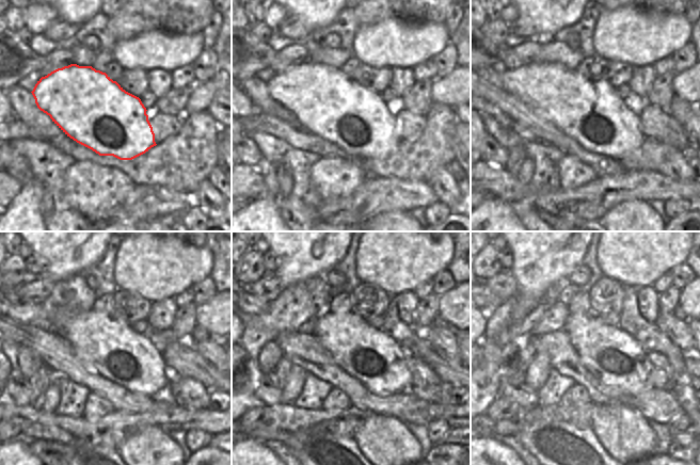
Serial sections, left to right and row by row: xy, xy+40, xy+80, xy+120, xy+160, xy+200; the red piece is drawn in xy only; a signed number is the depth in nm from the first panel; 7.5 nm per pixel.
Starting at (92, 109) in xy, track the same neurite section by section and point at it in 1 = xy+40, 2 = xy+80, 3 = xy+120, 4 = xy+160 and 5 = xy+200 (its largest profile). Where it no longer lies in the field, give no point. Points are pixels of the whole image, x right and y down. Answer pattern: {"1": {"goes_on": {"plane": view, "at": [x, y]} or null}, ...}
{"1": {"goes_on": {"plane": "xy+40", "at": [329, 103]}}, "2": {"goes_on": {"plane": "xy+80", "at": [591, 112]}}, "3": {"goes_on": {"plane": "xy+120", "at": [107, 343]}}, "4": {"goes_on": {"plane": "xy+160", "at": [371, 356]}}, "5": {"goes_on": {"plane": "xy+200", "at": [611, 355]}}}

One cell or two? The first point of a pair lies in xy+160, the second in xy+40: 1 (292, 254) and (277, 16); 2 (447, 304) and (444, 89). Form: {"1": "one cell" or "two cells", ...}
{"1": "two cells", "2": "one cell"}

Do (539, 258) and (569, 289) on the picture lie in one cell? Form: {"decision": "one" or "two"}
{"decision": "two"}

